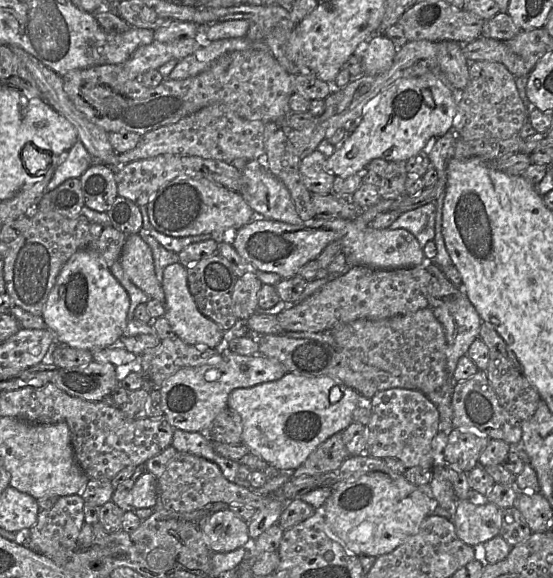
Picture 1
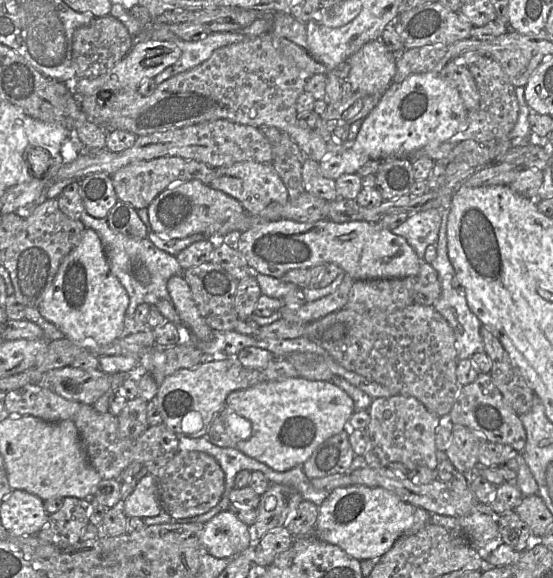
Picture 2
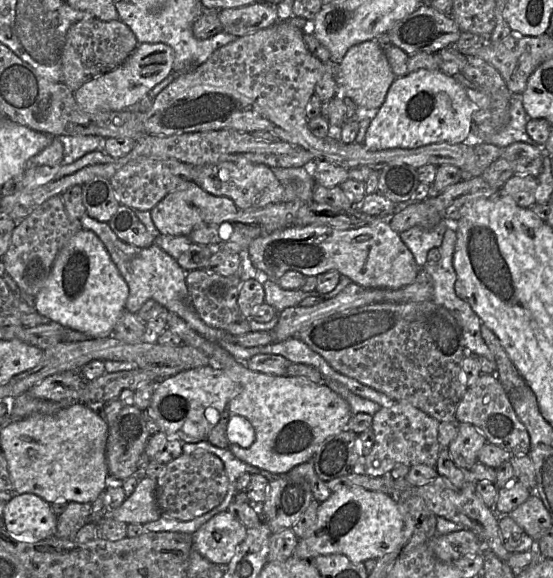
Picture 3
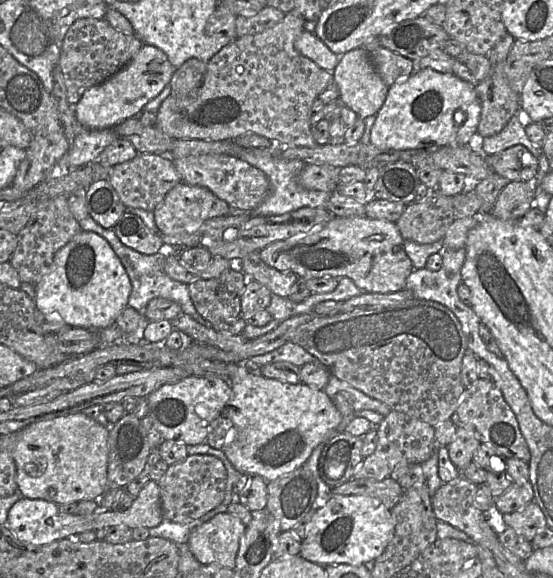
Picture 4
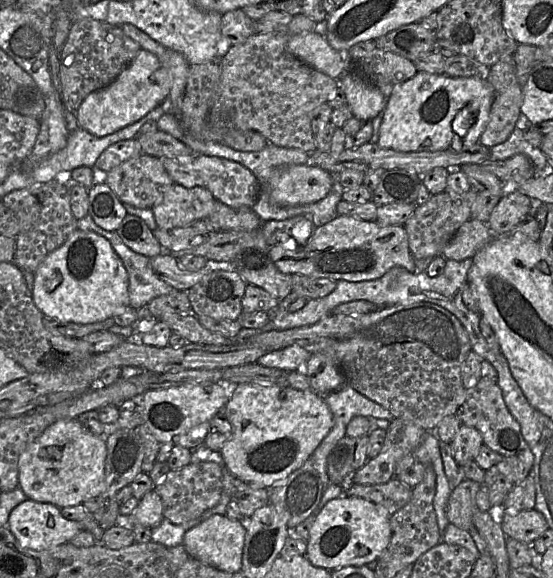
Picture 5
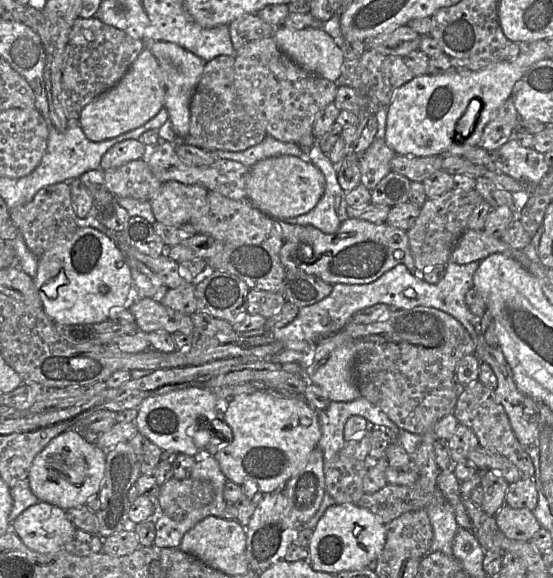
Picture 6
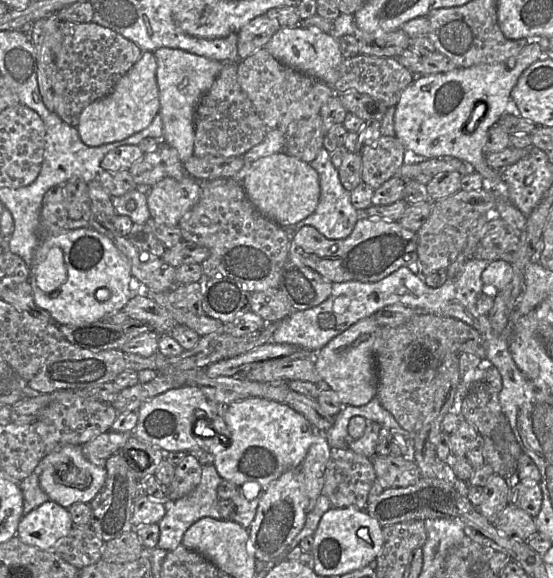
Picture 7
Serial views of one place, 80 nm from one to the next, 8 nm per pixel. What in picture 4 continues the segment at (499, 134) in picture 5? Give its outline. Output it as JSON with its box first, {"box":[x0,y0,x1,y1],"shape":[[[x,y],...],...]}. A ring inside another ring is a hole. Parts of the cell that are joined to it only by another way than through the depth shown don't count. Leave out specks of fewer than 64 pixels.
{"box":[475,33,520,137],"shape":[[[507,33],[487,55],[491,70],[484,81],[475,85],[481,102],[478,133],[490,137],[500,133],[510,119],[520,110],[520,95],[510,87],[505,75],[505,62],[515,42]]]}

